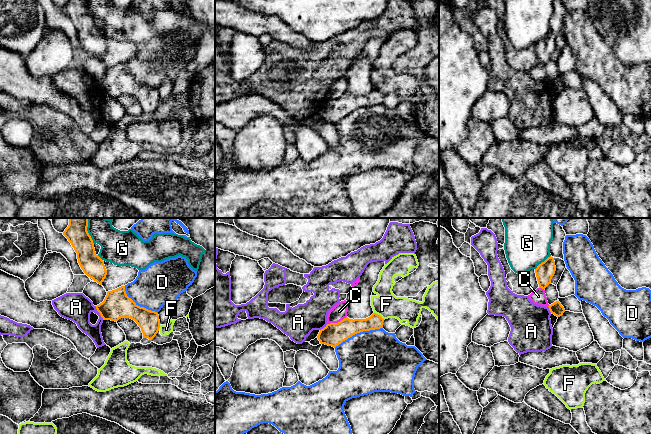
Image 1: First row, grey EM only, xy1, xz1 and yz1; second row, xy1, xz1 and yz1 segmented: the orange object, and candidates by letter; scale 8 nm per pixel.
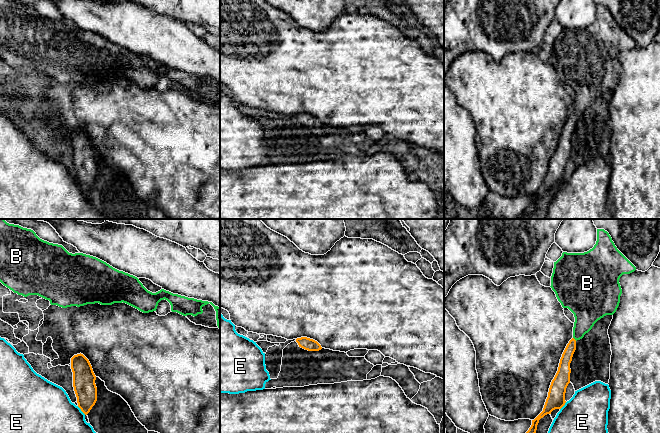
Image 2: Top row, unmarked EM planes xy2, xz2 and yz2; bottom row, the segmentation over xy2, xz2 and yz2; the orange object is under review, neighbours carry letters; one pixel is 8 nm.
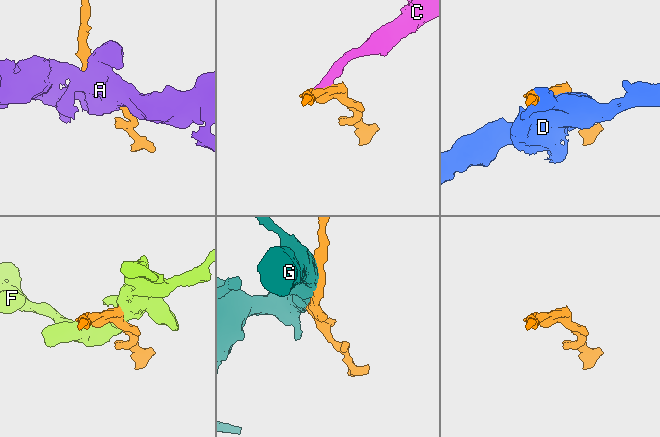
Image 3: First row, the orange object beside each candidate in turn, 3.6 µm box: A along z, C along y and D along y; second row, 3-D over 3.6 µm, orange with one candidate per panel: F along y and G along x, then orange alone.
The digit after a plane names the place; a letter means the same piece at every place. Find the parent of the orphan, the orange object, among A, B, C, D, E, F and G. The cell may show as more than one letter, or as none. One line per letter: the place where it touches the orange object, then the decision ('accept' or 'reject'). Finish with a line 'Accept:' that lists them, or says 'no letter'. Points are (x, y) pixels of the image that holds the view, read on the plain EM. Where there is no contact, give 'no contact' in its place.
A: meets orange in xy1 at (99, 88); reject
B: meets orange in yz2 at (574, 115); accept
C: meets orange in xz1 at (336, 99); reject
D: meets orange in xz1 at (358, 108); reject
E: meets orange in xy2 at (81, 186); reject
F: meets orange in xz1 at (379, 91); reject
G: meets orange in yz1 at (542, 38); reject
Accept: B

